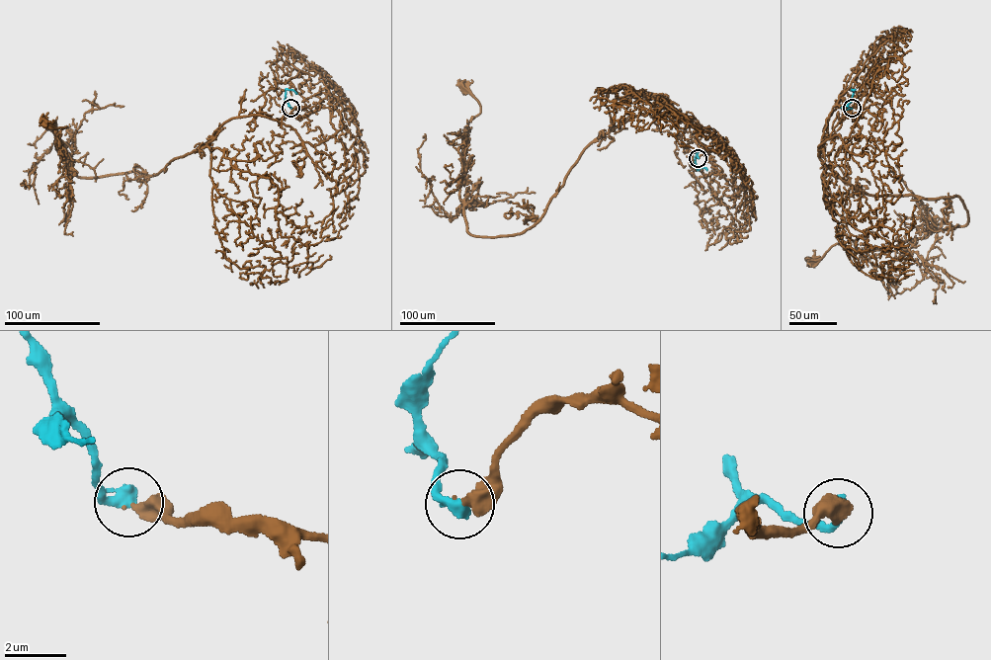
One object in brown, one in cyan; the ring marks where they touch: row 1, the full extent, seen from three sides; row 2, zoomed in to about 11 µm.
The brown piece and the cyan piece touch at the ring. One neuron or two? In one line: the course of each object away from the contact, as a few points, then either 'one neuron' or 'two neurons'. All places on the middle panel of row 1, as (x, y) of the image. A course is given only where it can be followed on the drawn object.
course brown (699, 158), (674, 115), (639, 114), (586, 147), (537, 221), (473, 236), (462, 137), (480, 109), (462, 87); course cyan (698, 158), (695, 161), (697, 169), (706, 170); one neuron

